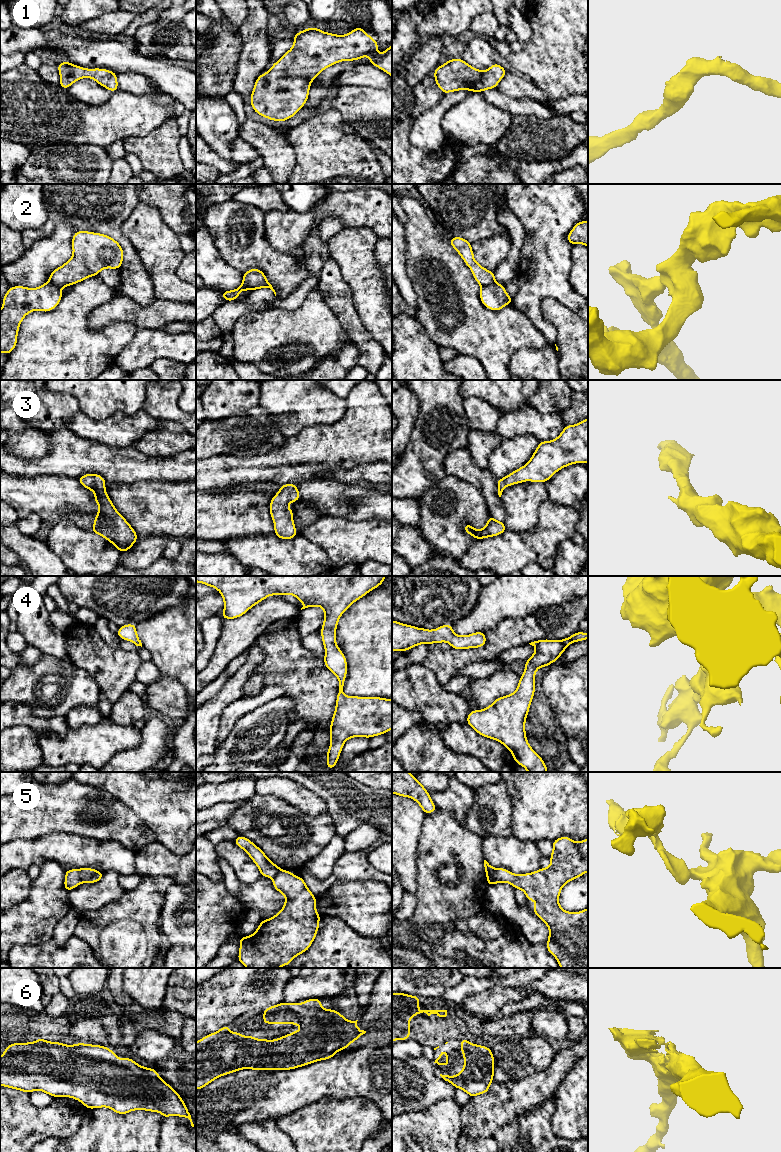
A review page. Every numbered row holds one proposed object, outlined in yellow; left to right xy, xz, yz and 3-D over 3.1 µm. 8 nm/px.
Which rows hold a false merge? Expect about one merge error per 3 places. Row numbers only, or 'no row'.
2, 5

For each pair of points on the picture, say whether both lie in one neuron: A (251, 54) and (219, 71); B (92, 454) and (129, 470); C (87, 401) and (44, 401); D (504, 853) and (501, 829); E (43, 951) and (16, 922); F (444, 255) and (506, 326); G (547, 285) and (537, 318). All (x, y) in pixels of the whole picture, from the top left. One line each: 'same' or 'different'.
A: different
B: same
C: different
D: different
E: different
F: same
G: same

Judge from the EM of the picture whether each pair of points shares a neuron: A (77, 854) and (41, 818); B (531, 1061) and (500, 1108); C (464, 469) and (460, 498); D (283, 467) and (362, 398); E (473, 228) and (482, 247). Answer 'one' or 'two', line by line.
A: two
B: two
C: two
D: one
E: two

